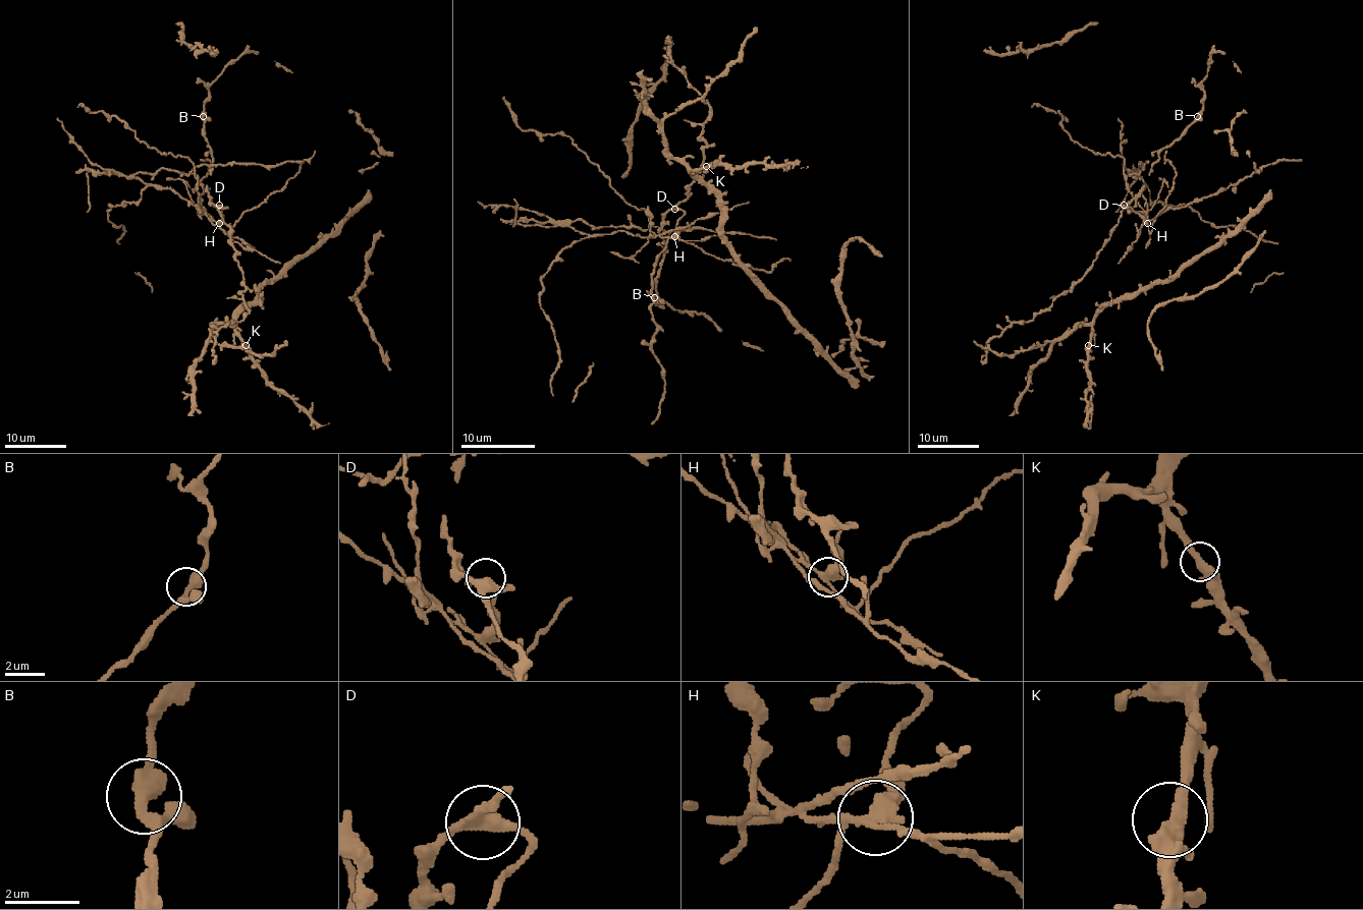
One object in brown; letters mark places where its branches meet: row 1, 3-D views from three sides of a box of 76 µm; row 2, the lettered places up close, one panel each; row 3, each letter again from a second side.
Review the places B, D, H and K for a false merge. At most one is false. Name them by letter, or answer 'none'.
H

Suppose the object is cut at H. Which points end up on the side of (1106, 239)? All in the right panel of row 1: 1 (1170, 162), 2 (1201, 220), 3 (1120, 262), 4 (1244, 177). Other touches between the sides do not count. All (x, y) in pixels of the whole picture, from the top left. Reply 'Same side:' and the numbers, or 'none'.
Same side: none

